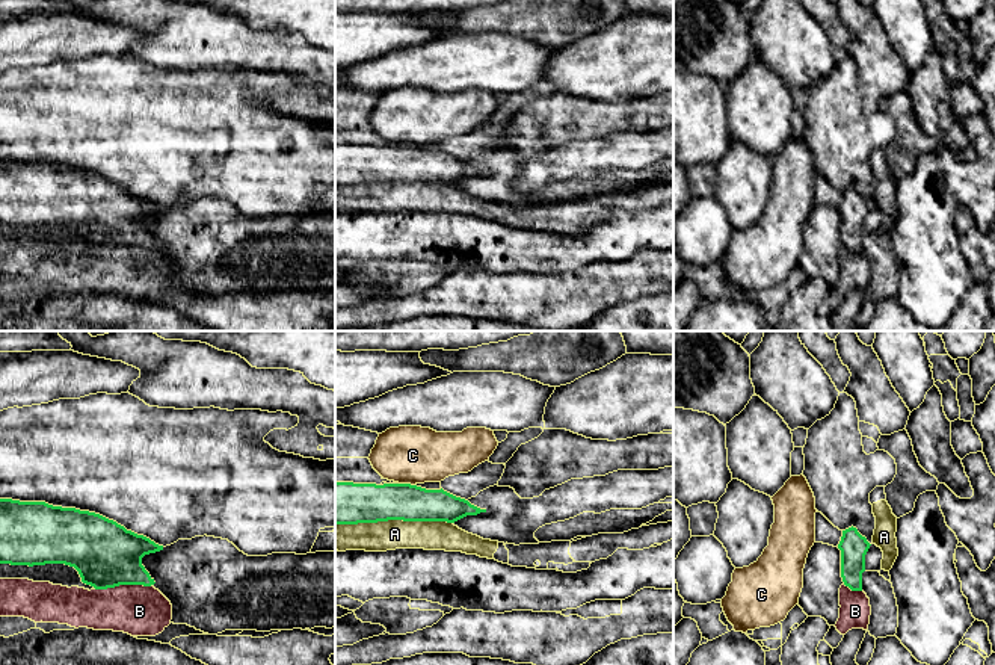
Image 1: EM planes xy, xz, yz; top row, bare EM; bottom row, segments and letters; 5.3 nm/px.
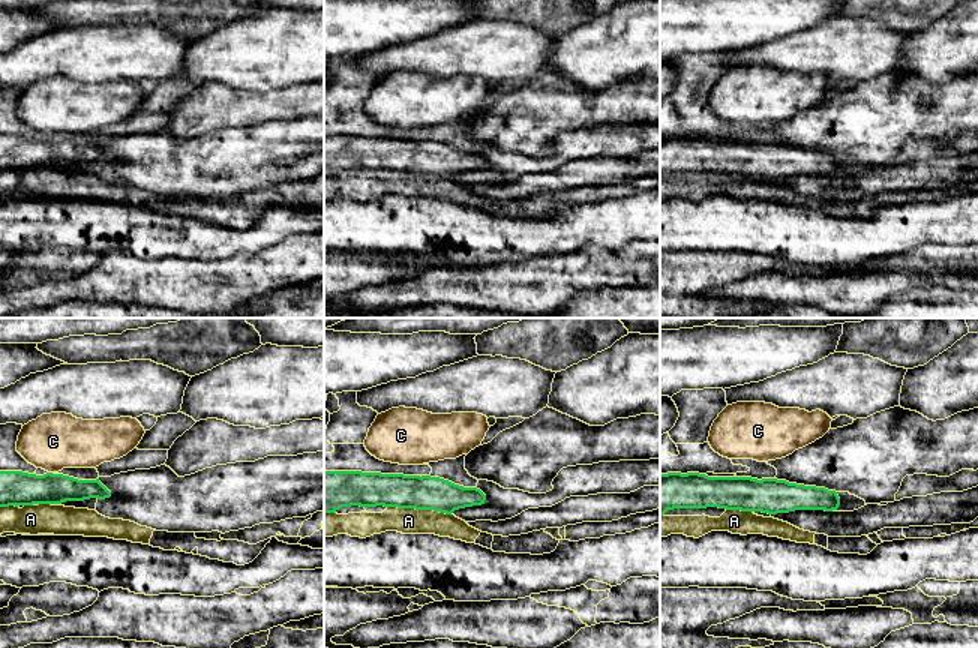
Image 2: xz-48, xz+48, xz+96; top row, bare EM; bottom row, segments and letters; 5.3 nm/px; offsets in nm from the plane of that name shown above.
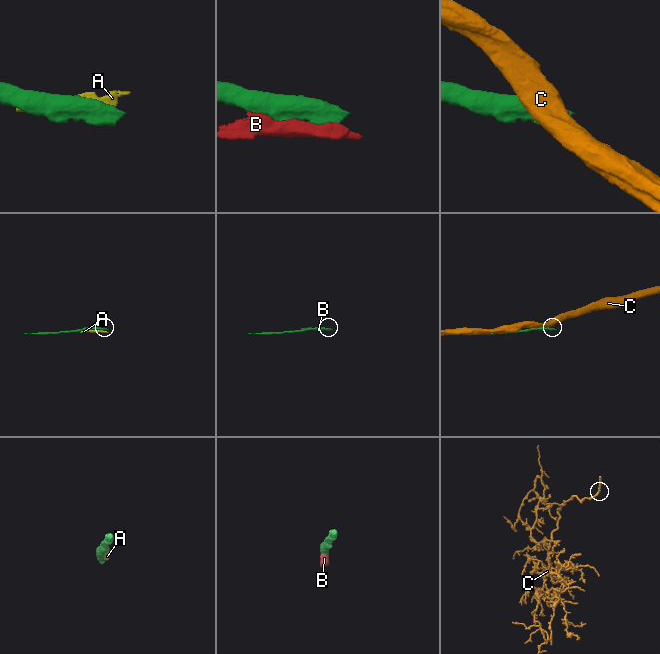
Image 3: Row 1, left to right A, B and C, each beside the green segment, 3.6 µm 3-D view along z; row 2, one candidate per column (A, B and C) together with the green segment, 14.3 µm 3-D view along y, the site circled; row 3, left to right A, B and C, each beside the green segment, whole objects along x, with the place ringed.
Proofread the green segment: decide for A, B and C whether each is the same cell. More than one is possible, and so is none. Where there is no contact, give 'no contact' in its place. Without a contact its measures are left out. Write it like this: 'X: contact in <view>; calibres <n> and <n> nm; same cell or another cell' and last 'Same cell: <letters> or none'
A: contact in xz; calibres 220 and 160 nm; another cell
B: contact in xy; calibres 340 and 280 nm; another cell
C: contact in xz; calibres 200 and 300 nm; another cell
Same cell: none

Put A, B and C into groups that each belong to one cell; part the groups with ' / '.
A / B / C

